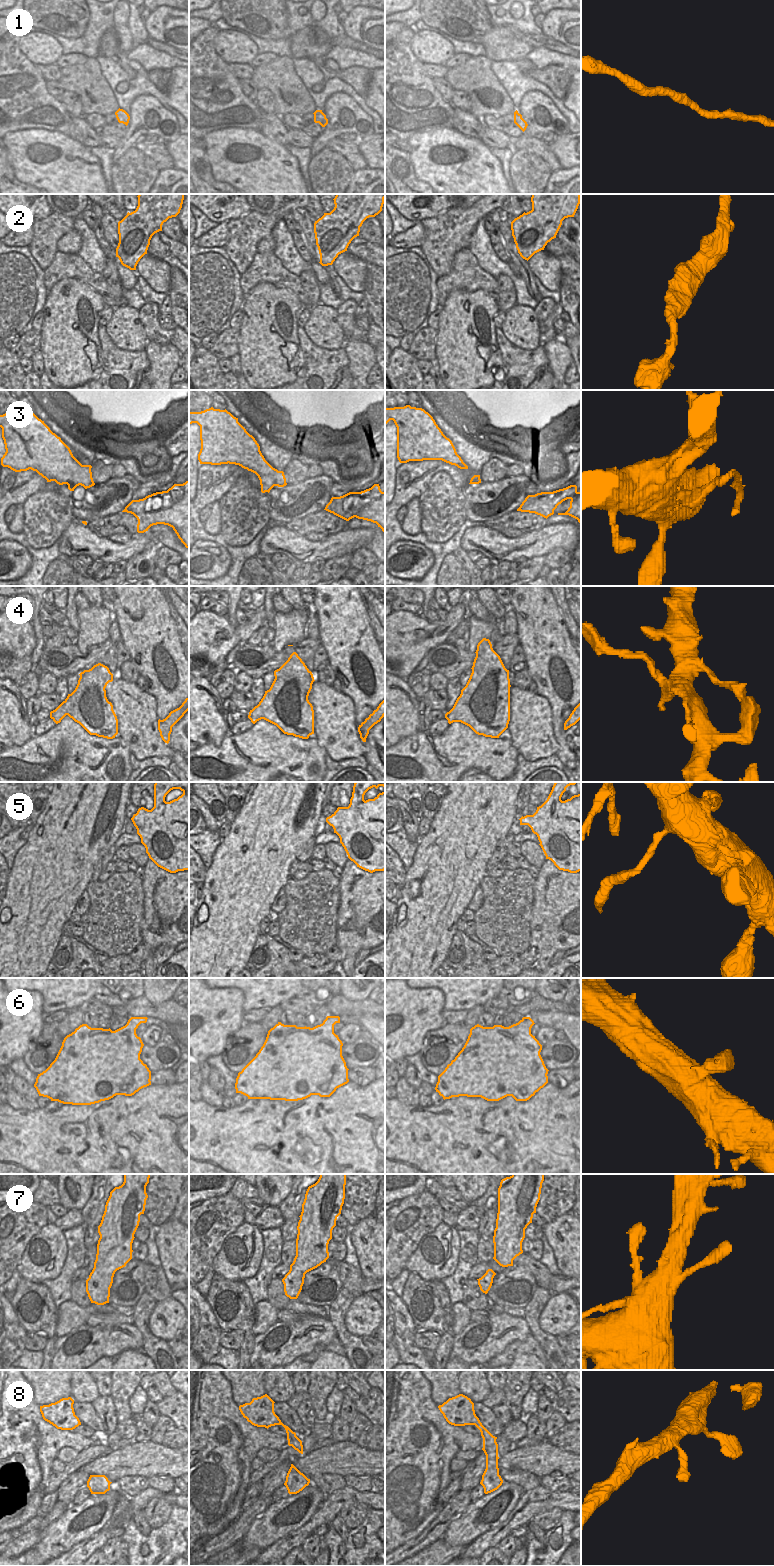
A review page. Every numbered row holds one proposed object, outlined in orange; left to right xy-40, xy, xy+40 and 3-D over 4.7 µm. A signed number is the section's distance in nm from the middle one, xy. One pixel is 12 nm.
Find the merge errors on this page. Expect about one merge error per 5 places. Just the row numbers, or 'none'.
3

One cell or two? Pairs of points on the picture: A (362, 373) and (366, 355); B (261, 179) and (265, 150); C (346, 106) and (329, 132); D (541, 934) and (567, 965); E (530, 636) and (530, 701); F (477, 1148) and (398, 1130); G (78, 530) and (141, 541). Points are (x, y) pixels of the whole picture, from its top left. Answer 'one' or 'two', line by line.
A: one
B: one
C: one
D: two
E: two
F: one
G: one

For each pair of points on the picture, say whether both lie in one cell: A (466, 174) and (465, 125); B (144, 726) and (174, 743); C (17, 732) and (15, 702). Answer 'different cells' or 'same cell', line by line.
A: different cells
B: different cells
C: same cell

